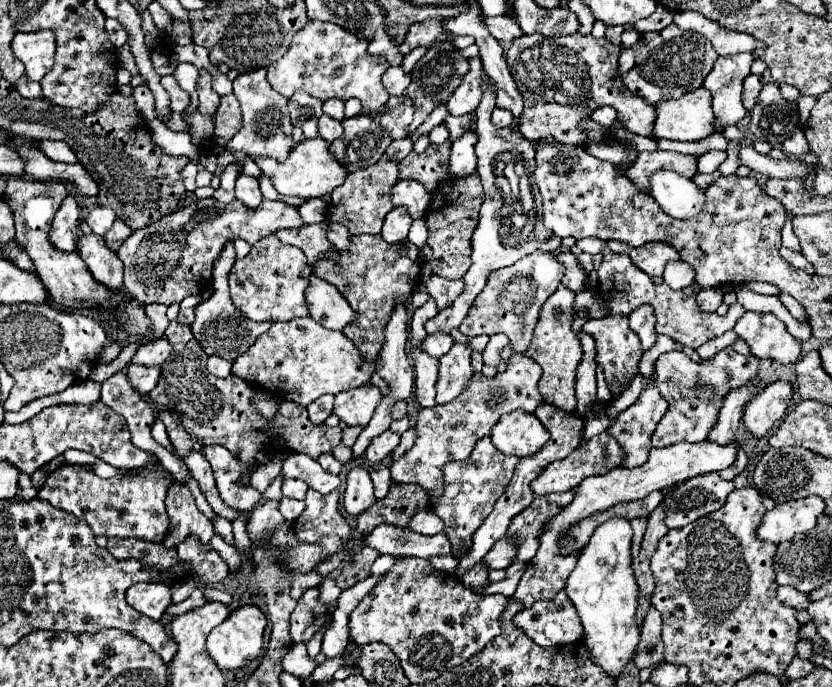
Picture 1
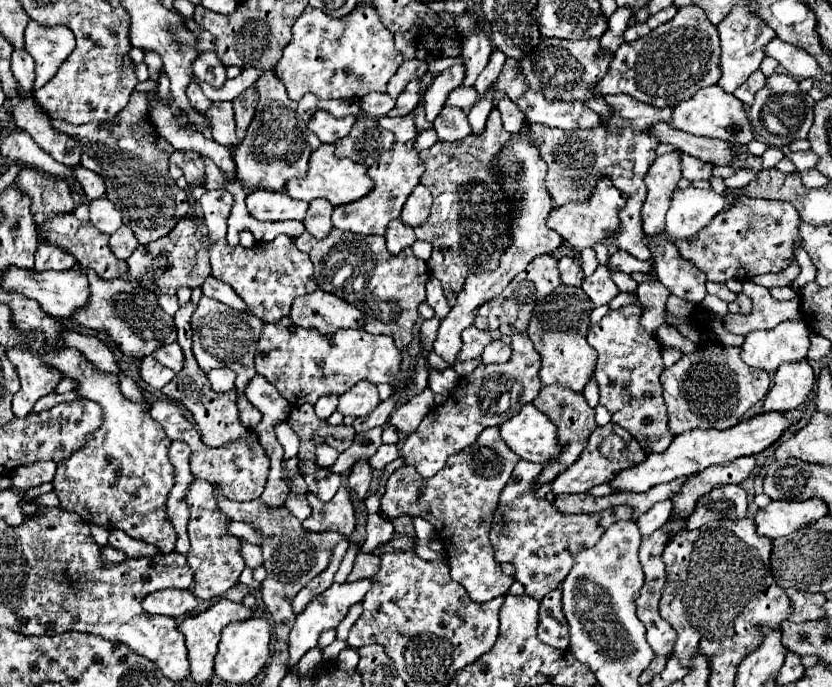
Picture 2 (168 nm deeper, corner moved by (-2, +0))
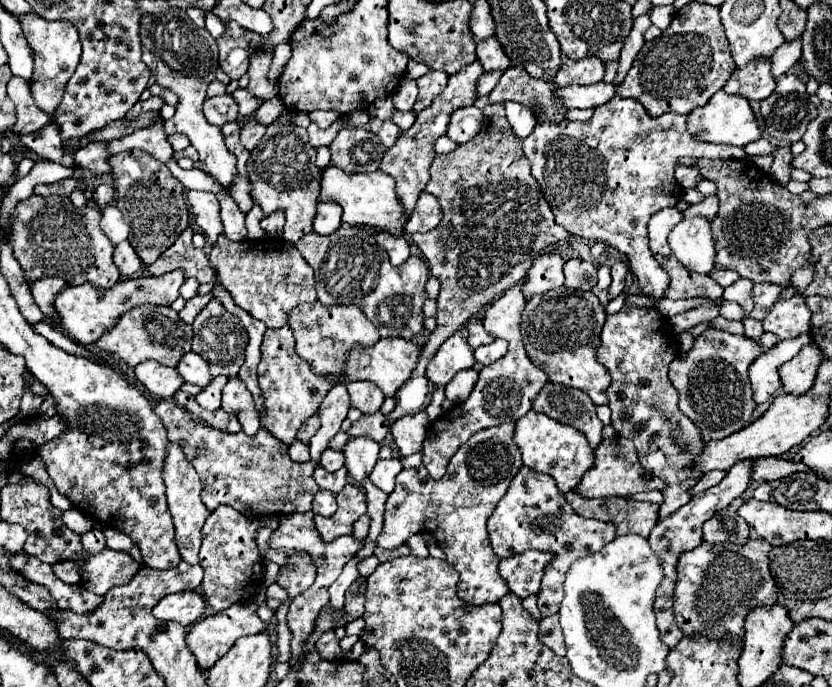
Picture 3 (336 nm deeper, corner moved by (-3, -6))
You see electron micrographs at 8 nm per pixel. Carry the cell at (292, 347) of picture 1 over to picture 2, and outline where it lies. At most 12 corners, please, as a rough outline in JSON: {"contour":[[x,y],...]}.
{"contour":[[261,331],[255,369],[291,403],[393,383],[393,337]]}

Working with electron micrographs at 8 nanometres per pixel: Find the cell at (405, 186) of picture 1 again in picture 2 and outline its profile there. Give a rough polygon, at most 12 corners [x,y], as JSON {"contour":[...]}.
{"contour":[[417,185],[407,197],[401,219],[411,227],[429,217],[431,191]]}

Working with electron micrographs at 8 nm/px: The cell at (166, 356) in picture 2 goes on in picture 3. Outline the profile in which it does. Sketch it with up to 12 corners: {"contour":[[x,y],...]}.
{"contour":[[186,353],[176,369],[186,383],[208,387],[208,361]]}

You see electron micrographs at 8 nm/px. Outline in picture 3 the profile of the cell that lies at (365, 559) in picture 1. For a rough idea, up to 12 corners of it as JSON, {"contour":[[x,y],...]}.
{"contour":[[364,593],[346,595],[346,617],[360,617]]}

